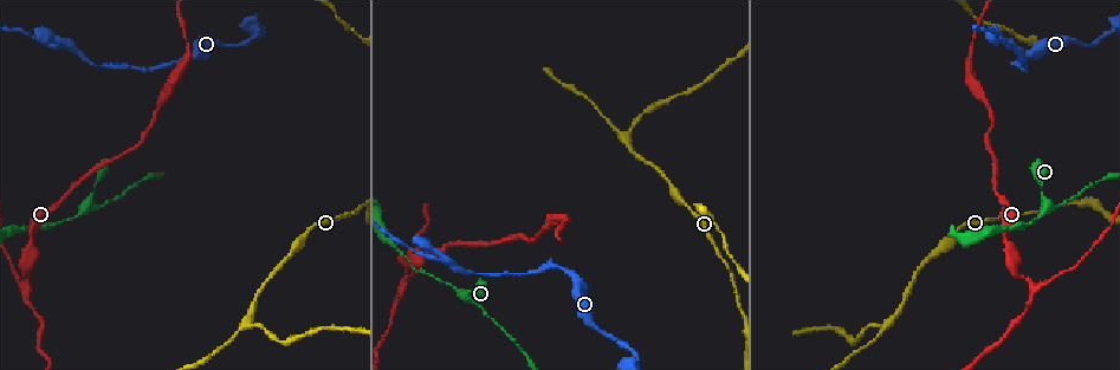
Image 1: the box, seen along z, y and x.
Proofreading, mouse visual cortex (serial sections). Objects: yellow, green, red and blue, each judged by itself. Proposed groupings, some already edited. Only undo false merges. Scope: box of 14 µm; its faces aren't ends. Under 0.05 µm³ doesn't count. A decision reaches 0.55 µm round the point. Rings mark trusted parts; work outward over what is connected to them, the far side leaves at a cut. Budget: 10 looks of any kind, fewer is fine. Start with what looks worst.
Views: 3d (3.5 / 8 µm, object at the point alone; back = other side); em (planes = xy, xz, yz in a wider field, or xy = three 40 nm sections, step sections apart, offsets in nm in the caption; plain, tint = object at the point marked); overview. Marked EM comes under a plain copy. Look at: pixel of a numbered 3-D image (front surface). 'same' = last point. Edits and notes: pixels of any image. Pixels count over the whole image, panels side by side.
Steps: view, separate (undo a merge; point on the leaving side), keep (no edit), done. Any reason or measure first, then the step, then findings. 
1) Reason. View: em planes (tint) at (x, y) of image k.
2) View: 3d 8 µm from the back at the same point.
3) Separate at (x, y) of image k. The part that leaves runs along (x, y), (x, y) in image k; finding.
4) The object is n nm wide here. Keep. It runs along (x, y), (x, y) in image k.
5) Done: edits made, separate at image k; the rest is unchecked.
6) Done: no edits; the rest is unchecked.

Branch point. View: em xy step 3 (tint) at (1034, 286) of image 1.

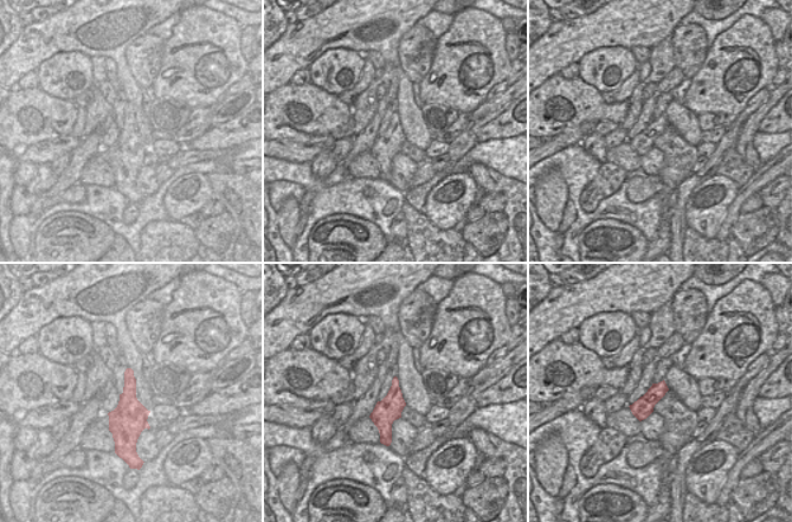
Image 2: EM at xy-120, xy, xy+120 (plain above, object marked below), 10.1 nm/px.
View: 3d 3.5 µm at the same point.

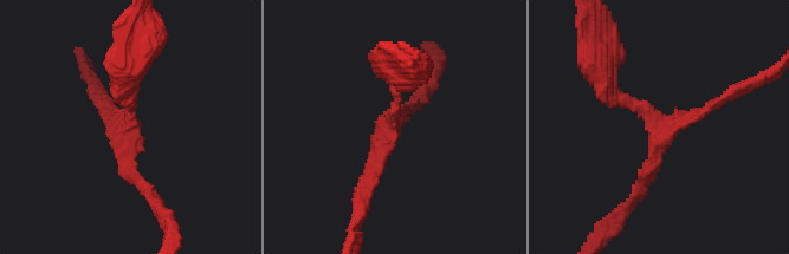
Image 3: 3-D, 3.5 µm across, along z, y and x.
Keep. Continuous, no second cell.

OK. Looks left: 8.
Branch point. View: 3d 3.5 µm at (887, 327) of image 1.

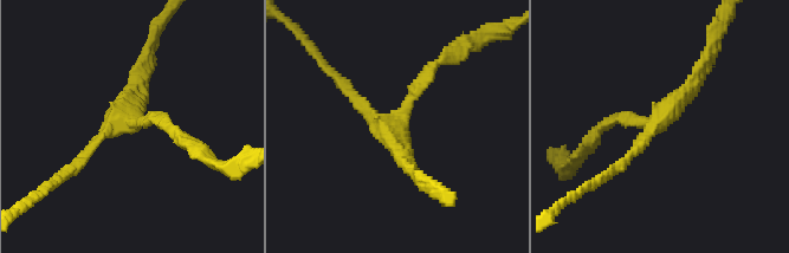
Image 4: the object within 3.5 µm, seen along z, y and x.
3 arms meet here; the arms are 150, 150, 200 nm wide; shape alone is not enough. View: em xy step 3 (tint) at (657, 120) of image 4.

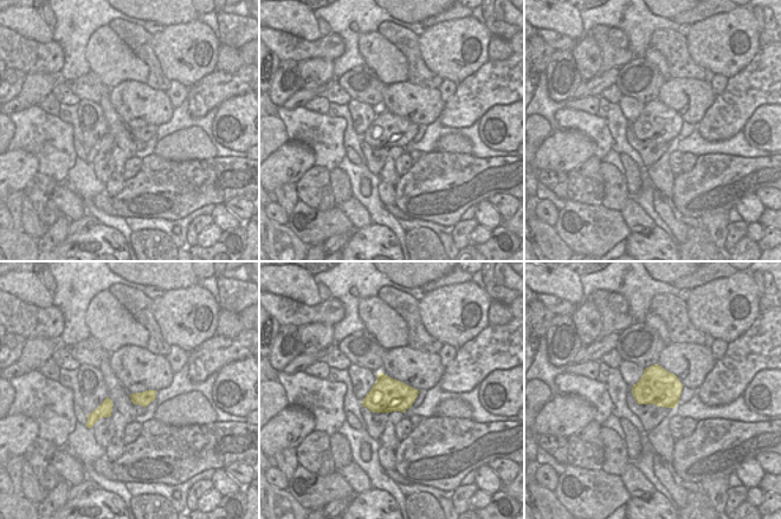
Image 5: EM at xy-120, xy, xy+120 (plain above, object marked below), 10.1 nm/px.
Keep. It runs along (705, 59), (657, 124), (602, 124) in image 4; continuous, no second cell.

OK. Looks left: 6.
Arms part here. View: 3d 3.5 µm at (1046, 204) of image 1.

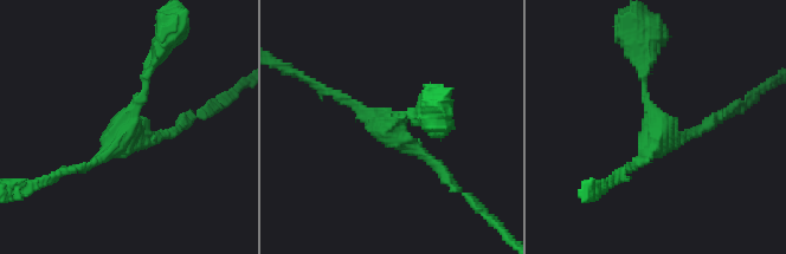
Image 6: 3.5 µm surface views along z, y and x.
3 arms meet here; the arms are 150, 150, 150 nm wide; need the tissue. View: em xy step 1 (tint) at (394, 127) of image 6.

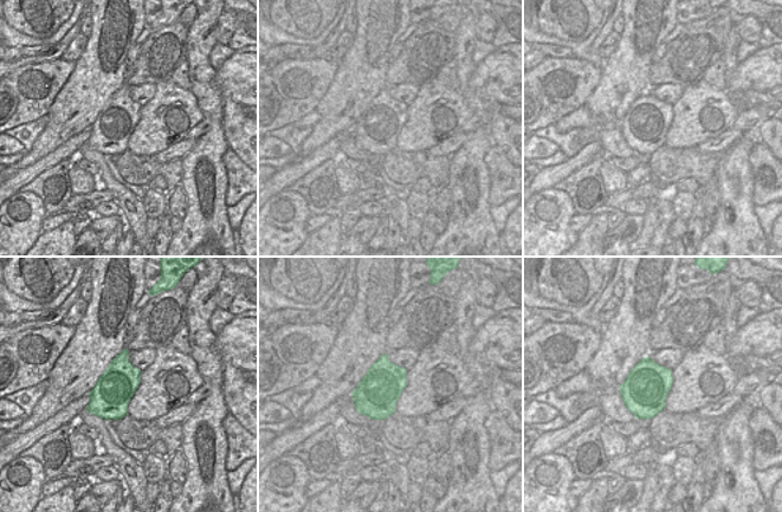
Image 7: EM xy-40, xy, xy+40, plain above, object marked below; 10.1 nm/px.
Keep. It runs along (156, 58), (120, 142), (72, 167) in image 6; continuous, no second cell.

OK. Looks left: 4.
Thick turns thin. View: 3d 3.5 µm at (560, 269) of image 1.

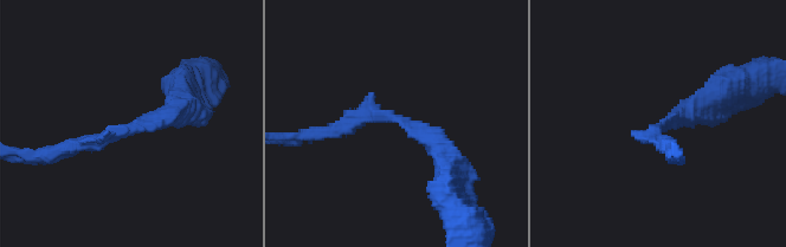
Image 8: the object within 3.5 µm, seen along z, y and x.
The arms are 200, 350 nm wide; now the EM. View: em xy step 5 (tint) at (137, 120) of image 8.

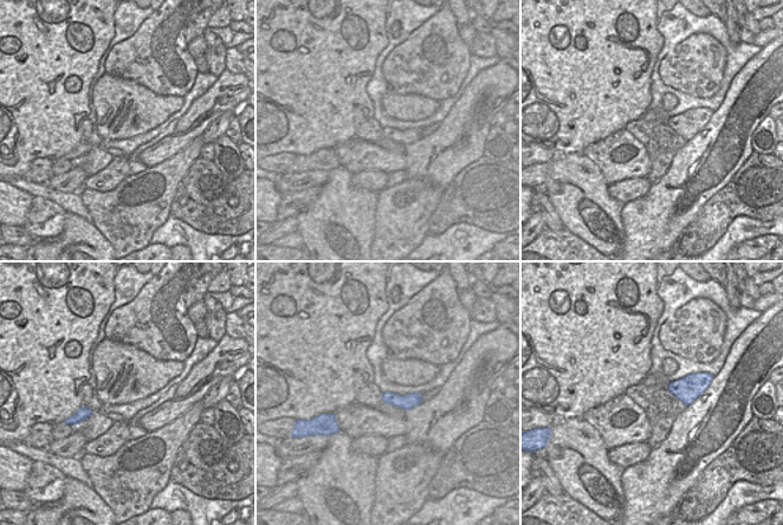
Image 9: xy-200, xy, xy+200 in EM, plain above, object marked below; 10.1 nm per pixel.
Keep. It runs along (182, 95), (182, 110), (70, 145) in image 8; continuous, no second cell.

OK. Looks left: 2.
Done: no edits; the rest is unchecked.

